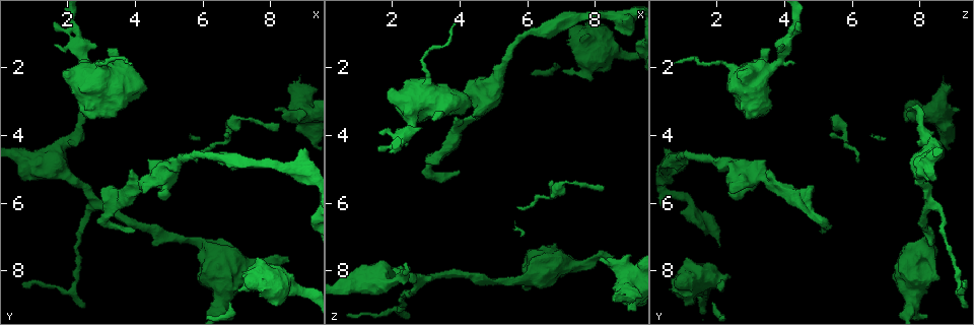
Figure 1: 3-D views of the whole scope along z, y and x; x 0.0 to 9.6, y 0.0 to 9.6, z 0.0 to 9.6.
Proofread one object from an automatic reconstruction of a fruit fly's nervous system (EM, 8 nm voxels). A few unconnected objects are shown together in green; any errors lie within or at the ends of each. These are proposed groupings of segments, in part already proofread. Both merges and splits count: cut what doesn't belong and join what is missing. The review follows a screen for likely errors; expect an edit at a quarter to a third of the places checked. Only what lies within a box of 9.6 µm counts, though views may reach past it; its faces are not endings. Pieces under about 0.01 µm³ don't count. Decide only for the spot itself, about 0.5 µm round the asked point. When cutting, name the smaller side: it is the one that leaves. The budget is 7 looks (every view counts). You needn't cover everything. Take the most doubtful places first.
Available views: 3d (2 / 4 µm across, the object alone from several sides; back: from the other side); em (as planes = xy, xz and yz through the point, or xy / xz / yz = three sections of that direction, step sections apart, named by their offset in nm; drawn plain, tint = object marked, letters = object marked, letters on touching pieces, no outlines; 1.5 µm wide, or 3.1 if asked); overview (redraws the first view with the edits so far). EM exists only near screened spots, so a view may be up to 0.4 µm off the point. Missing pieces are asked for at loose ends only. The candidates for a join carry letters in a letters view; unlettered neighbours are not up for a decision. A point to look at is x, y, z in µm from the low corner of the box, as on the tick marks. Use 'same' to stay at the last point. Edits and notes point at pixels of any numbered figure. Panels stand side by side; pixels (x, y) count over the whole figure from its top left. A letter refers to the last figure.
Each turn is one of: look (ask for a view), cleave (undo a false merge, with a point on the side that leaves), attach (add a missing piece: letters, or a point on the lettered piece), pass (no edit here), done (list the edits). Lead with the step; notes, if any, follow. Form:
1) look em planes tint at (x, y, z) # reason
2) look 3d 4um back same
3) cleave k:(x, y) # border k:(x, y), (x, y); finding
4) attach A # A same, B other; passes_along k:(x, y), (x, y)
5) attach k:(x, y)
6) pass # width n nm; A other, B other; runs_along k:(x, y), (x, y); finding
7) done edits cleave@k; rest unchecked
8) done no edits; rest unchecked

look em yz step 4 tint at (3.95, 6.90, 5.05) # free end

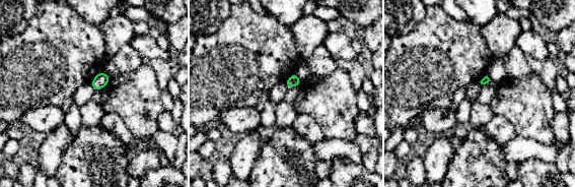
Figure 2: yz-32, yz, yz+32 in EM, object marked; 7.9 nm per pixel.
look em planes letters same

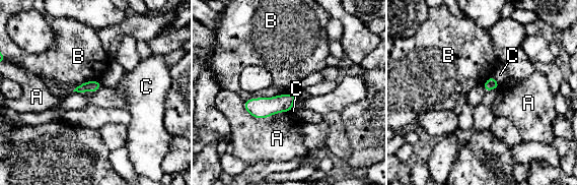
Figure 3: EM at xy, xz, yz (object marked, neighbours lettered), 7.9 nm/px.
pass # longest_contact A 380 nm; A other, B other, C other; border 3:(285, 94), (250, 98), (245, 101); no lettered piece goes on from it

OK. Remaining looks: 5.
look em xy step 8 tint at (7.60, 8.30, 2.20) # sudden change in width

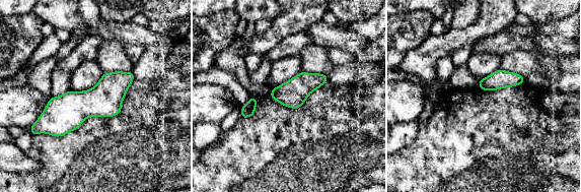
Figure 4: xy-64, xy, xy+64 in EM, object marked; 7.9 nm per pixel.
look em xy step 8 letters same # see the neighbours

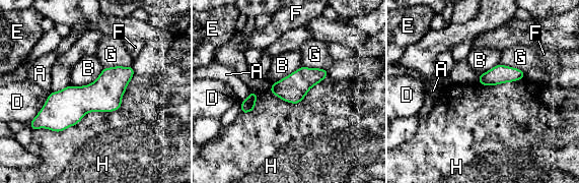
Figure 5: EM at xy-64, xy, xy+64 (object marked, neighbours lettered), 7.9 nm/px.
pass # width 130 nm; longest_contact H 700 nm; A other, B other, D other, E other, F other, G other, H other; continuous, no second neuron

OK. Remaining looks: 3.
look 3d 2um at (8.60, 7.75, 7.60) # branch stops here

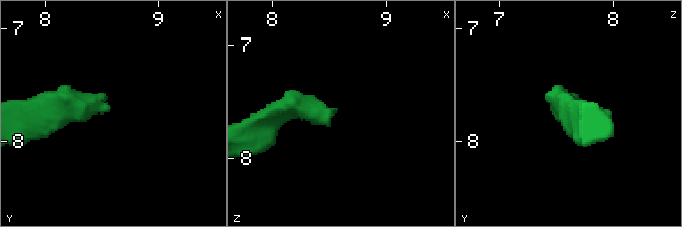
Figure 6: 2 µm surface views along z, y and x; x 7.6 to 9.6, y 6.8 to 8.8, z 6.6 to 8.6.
look em planes tint at (8.56, 7.70, 7.56) # need the tissue

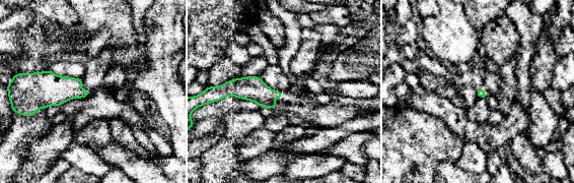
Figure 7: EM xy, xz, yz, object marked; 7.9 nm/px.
look em planes letters same

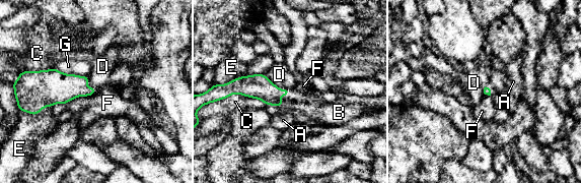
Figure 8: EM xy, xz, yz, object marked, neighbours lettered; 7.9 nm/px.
attach B # longest_contact G 280 nm; A other, B same, C other, D other, E other, F other, G other; passes_along 8:(258, 86), (281, 105), (312, 108); it goes on there

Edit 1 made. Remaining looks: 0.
done edits attach@8; rest unchecked

